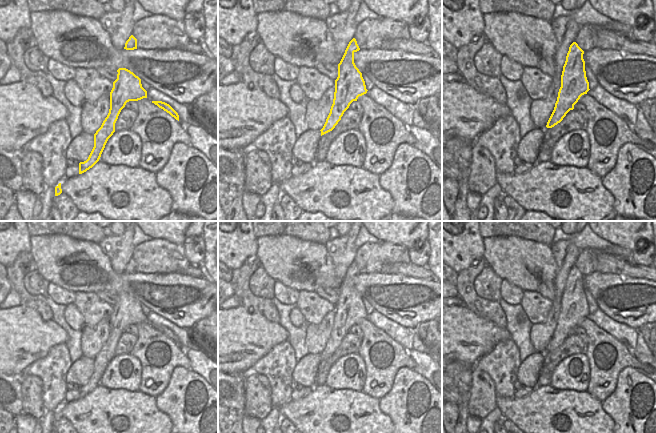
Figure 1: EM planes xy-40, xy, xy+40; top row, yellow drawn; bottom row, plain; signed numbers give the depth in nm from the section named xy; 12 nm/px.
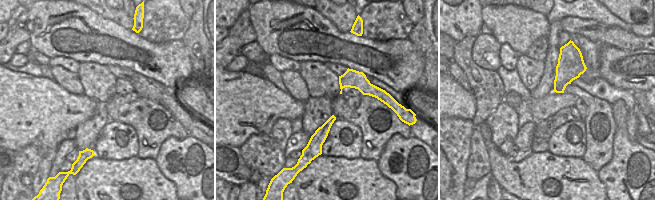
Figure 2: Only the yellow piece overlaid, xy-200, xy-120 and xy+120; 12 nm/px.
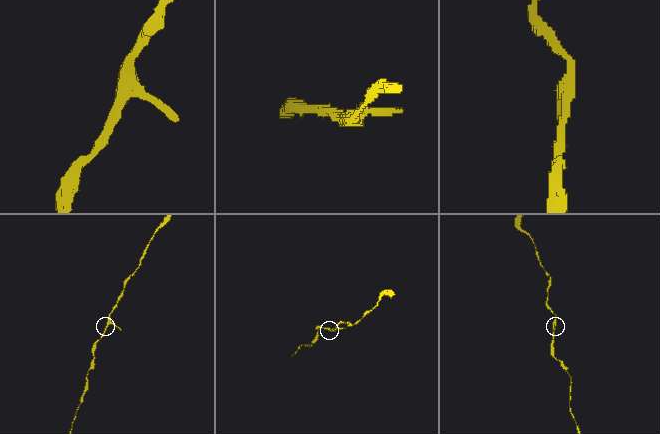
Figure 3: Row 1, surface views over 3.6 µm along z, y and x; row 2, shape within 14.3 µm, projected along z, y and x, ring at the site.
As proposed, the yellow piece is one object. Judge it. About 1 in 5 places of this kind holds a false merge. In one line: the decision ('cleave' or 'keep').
cleave

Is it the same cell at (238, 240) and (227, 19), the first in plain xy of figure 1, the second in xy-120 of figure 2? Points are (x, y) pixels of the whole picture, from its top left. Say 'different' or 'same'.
same

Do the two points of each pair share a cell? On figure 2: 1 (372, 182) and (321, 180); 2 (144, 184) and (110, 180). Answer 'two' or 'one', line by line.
1: one
2: one

